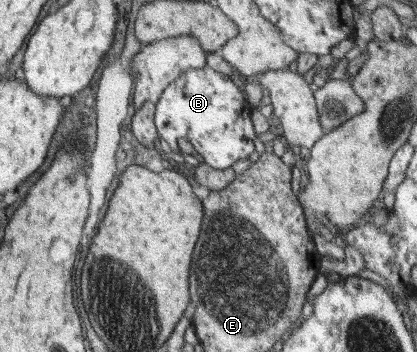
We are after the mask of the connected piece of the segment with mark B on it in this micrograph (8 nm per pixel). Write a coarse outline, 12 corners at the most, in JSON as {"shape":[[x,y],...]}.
{"shape":[[182,72],[155,126],[185,164],[226,169],[258,135],[231,77]]}

